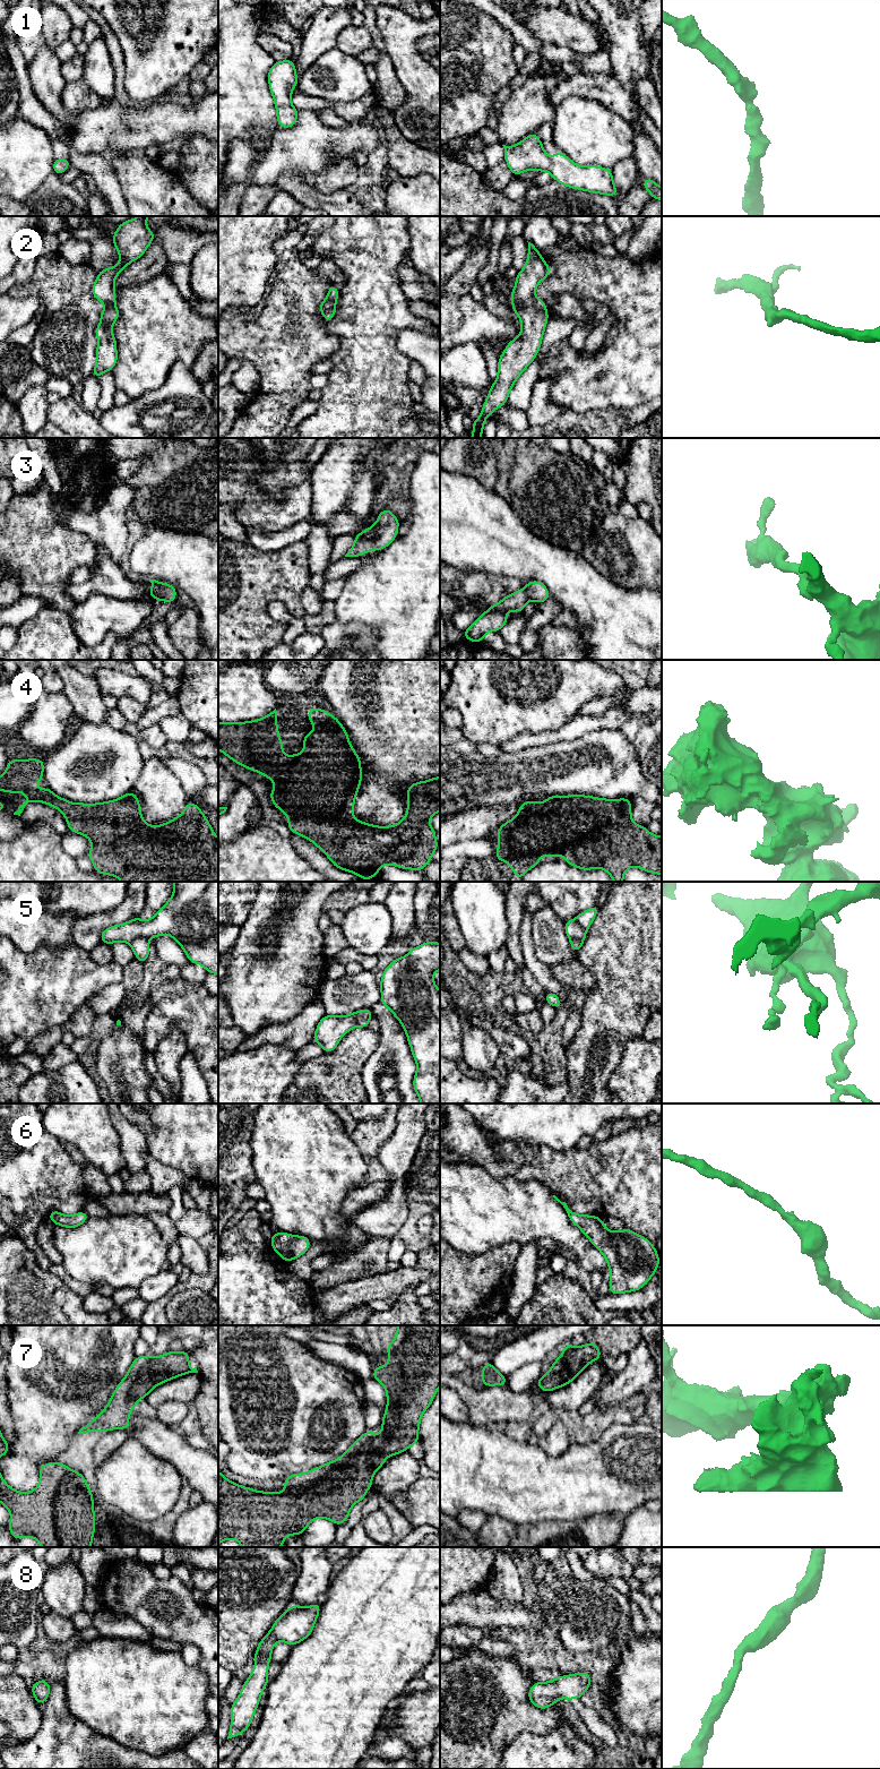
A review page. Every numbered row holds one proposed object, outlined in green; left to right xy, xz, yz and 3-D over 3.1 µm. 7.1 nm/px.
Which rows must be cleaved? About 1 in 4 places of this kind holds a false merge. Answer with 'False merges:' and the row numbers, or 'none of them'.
False merges: 5

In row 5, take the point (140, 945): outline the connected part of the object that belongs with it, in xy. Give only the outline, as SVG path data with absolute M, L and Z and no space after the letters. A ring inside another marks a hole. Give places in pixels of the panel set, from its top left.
M137 937L130 943L130 946L136 959L144 964L149 954L149 939L147 937Z

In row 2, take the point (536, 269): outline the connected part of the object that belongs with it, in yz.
M528 242L526 265L517 274L516 285L510 294L511 309L519 317L523 327L519 336L511 340L500 355L498 378L489 390L481 415L473 421L473 430L481 438L486 418L507 403L514 384L538 353L549 315L544 300L535 297L535 290L550 272L550 266L537 248Z

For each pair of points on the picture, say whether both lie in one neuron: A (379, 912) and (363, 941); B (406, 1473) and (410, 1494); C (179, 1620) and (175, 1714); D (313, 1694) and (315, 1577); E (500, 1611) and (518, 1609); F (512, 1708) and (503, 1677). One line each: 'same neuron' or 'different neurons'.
A: same neuron
B: different neurons
C: different neurons
D: different neurons
E: same neuron
F: same neuron

